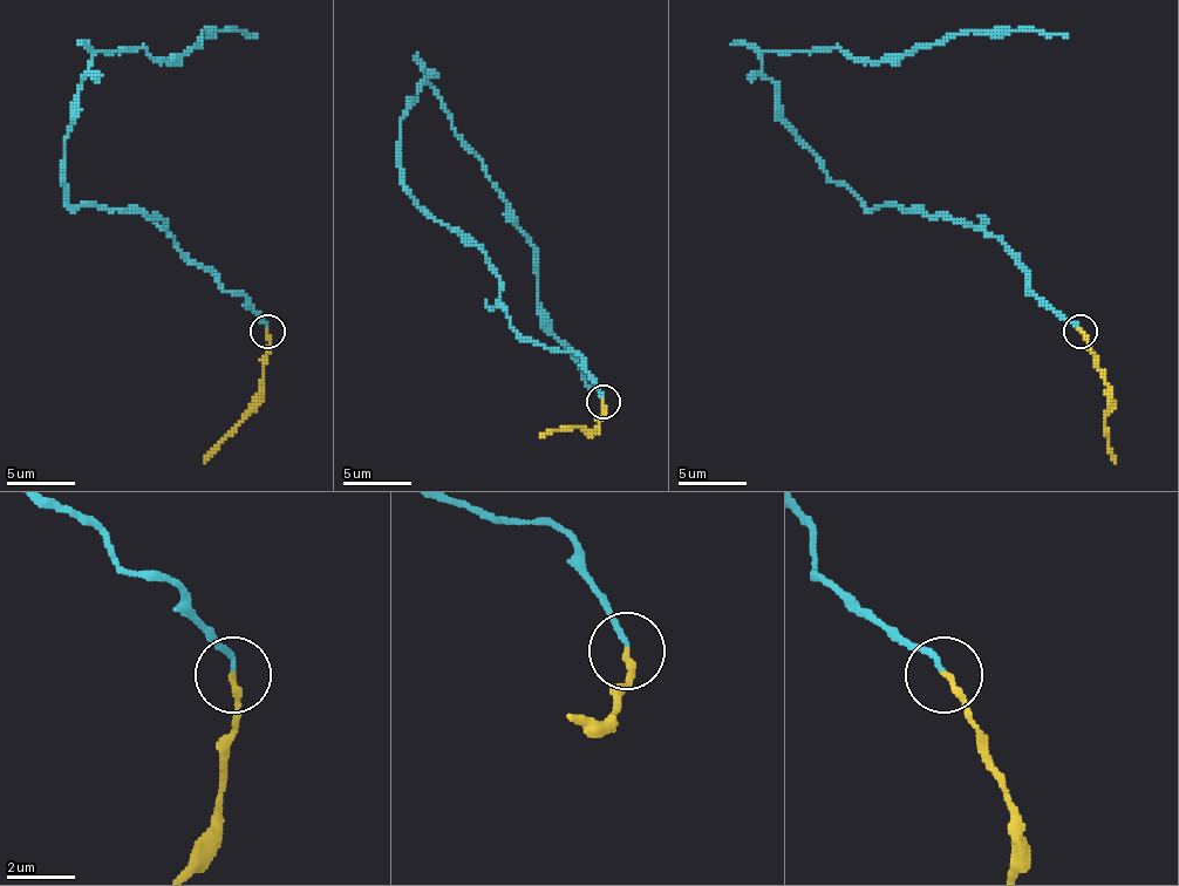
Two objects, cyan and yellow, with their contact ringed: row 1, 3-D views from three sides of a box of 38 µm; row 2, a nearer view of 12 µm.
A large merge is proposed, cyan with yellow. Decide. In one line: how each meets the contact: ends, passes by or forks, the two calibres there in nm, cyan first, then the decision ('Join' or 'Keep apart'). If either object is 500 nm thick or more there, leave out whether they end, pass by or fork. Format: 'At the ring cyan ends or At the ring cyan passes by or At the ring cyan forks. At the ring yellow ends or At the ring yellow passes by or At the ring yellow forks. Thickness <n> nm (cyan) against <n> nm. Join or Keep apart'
At the ring cyan ends. At the ring yellow ends. Thickness 140 nm (cyan) against 180 nm. Keep apart

